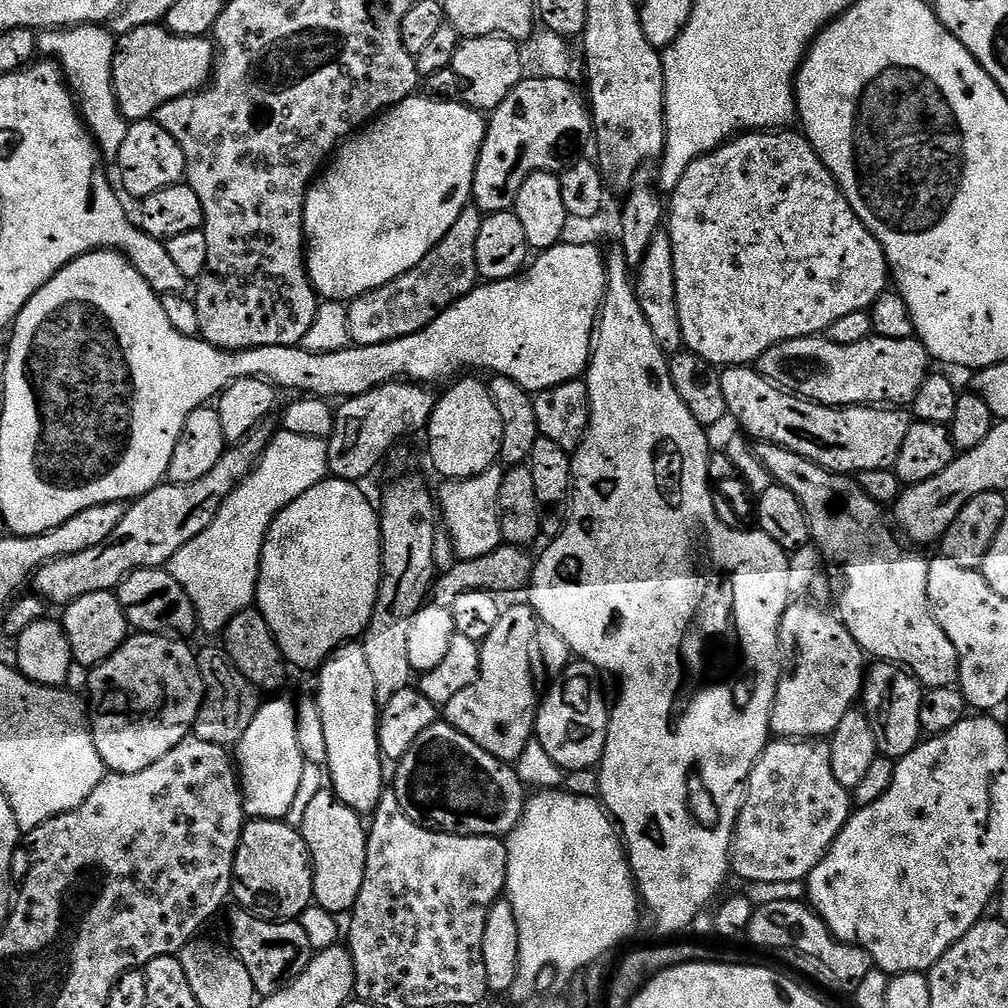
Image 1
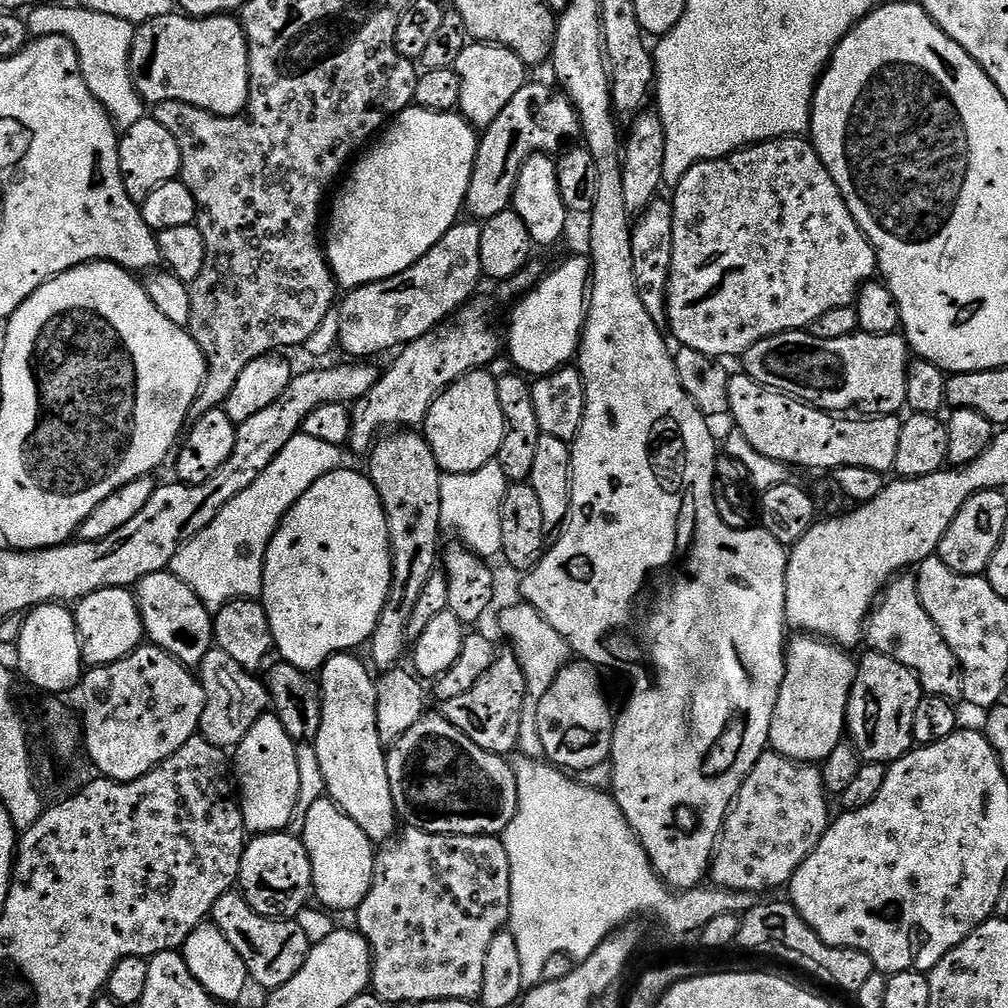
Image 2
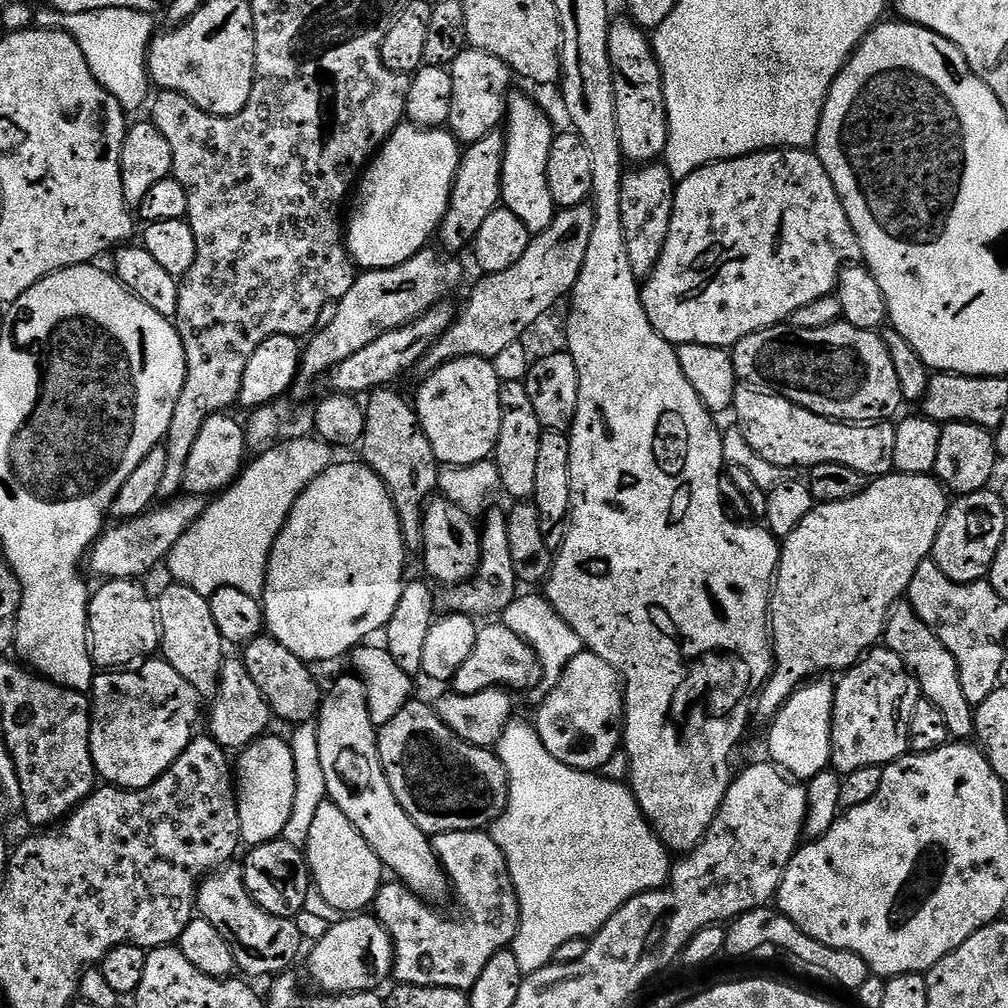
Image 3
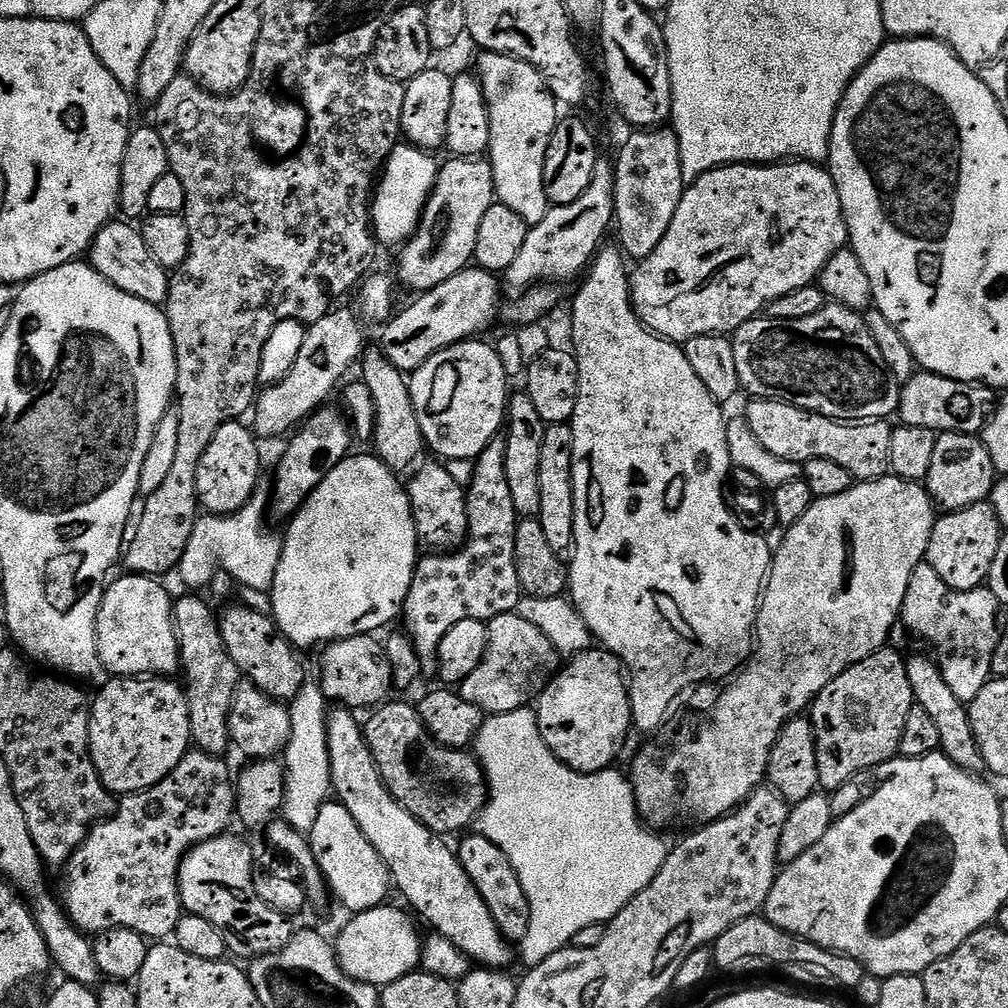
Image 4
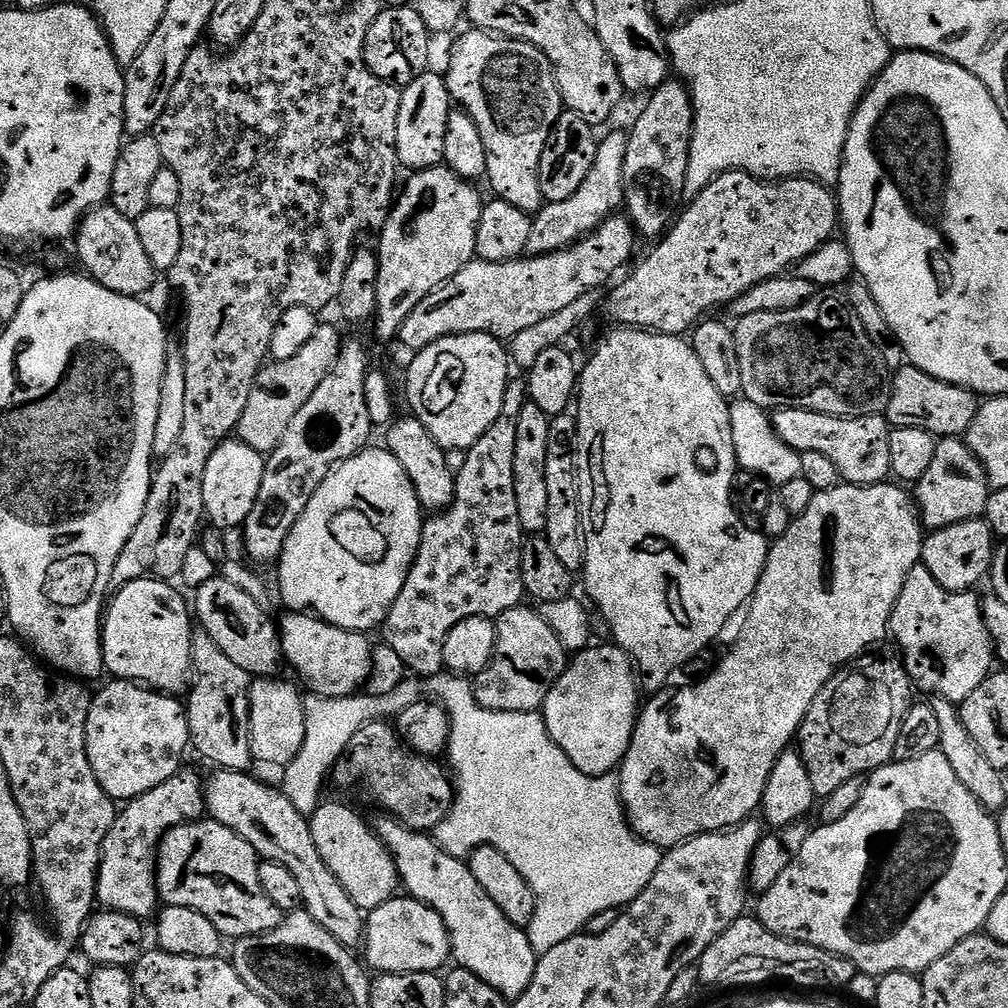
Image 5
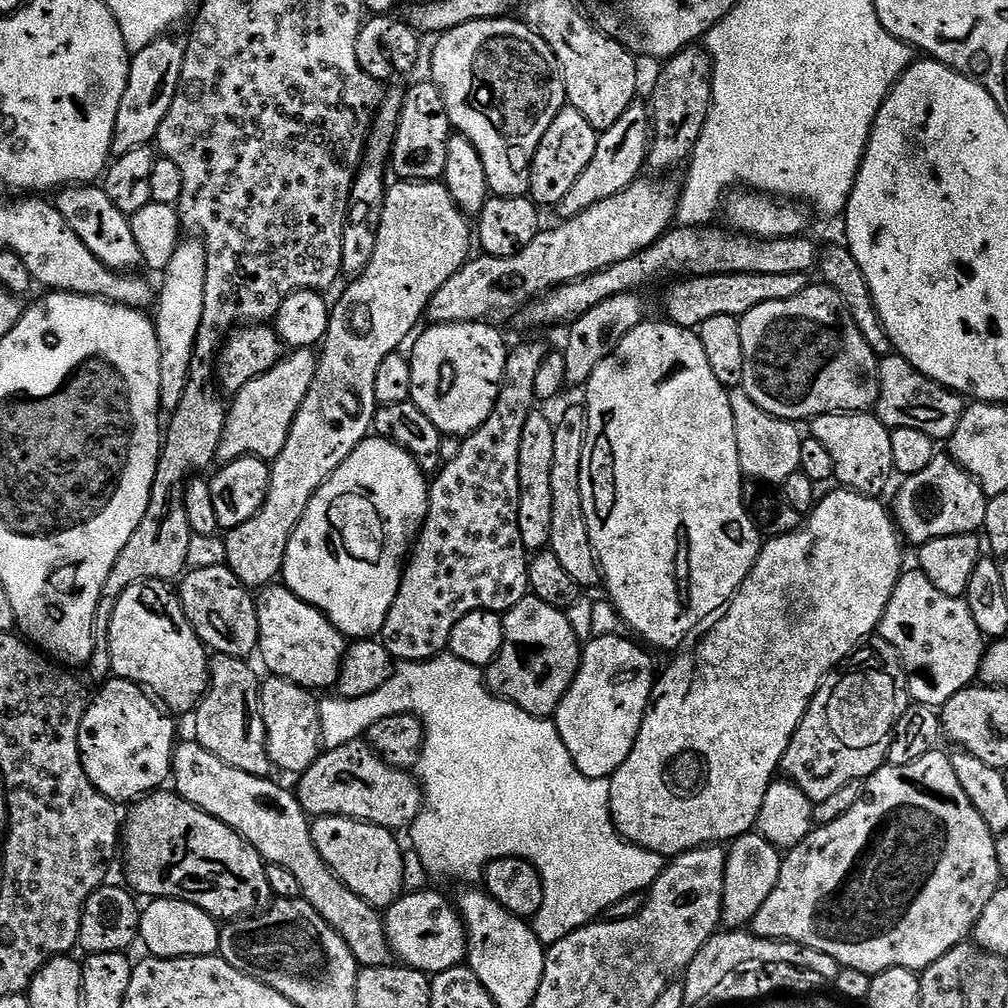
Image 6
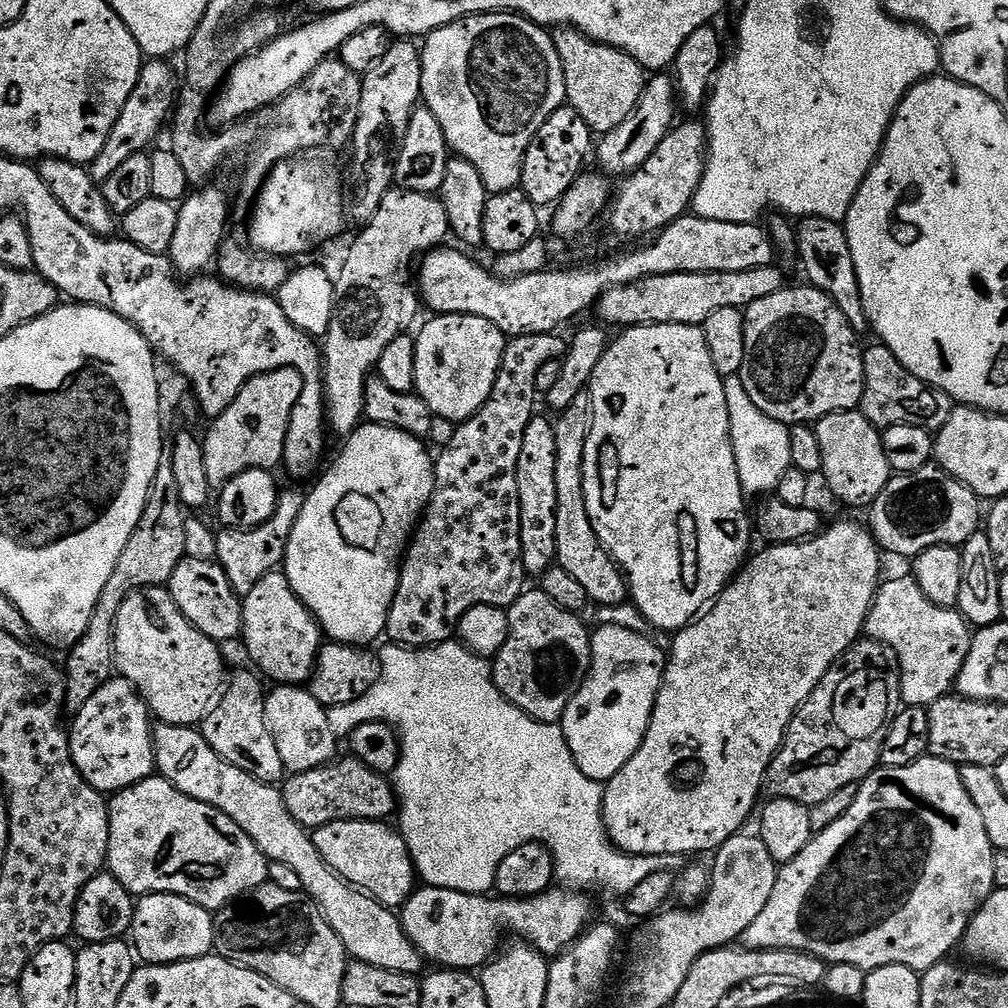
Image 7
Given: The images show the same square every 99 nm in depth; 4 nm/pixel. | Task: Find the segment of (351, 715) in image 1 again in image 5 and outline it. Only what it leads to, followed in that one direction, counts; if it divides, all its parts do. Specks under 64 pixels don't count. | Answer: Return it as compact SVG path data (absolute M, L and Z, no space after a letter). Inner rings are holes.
M380 814L380 817L374 820L374 831L377 838L387 846L388 853L396 863L396 872L400 876L403 891L405 888L408 891L405 893L411 899L429 904L442 918L442 922L446 922L446 930L452 940L451 959L456 960L455 963L459 967L478 974L478 978L482 978L482 982L494 986L494 990L502 993L505 1000L509 1002L526 994L526 986L530 986L530 982L534 978L538 954L530 942L527 931L514 926L514 922L510 922L510 918L506 918L506 914L502 914L502 910L498 910L498 906L494 906L494 898L490 898L490 894L486 894L486 890L482 890L478 878L474 878L467 863L459 856L446 854L431 835L414 832L411 828L407 828L401 820L395 820L387 814Z

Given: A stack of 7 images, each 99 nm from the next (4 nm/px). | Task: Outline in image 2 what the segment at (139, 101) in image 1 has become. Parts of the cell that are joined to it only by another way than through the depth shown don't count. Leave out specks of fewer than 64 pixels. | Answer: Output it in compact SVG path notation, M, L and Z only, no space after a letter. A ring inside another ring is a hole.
M173 14L147 20L136 28L128 70L148 106L182 102L216 116L239 116L248 106L248 39L243 23L232 14L197 20Z

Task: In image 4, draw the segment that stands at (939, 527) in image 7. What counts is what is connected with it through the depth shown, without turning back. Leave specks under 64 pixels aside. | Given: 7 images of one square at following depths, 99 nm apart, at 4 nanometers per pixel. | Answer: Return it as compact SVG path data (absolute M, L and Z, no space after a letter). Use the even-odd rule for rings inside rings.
M941 432L936 437L934 458L930 465L930 474L926 481L932 503L944 512L966 510L966 506L983 504L992 495L992 485L996 483L998 473L983 439L979 435L971 436L961 432Z

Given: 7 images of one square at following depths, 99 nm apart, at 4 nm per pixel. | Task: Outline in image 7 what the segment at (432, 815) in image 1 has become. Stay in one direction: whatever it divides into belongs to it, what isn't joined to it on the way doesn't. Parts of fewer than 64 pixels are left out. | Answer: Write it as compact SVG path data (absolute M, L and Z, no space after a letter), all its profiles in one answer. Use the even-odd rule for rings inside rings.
M348 754L345 757L345 760L340 760L341 758L333 759L332 763L324 764L314 770L291 773L283 781L282 791L286 802L286 810L290 810L294 822L298 822L303 828L315 830L326 826L330 822L342 822L343 820L378 820L384 822L389 819L387 816L391 812L393 815L397 811L398 801L393 781L388 776L370 770L370 766L366 766L355 756Z

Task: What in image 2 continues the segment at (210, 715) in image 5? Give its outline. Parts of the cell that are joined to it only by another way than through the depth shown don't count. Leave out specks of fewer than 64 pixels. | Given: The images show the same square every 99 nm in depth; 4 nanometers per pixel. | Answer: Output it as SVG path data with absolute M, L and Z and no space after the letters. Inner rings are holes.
M170 570L146 574L139 584L135 585L134 595L140 617L144 623L144 635L155 647L169 652L178 663L189 670L199 669L200 663L214 646L213 641L213 613Z

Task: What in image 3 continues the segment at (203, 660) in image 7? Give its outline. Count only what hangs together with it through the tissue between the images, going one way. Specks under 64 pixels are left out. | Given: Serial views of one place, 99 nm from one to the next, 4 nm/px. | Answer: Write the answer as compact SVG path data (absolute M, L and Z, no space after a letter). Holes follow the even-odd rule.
M139 579L109 580L88 601L88 638L92 662L100 670L120 670L151 657L160 646L156 600L148 597ZM153 651L153 652L152 652ZM136 660L136 661L135 661ZM133 663L133 664L132 664Z

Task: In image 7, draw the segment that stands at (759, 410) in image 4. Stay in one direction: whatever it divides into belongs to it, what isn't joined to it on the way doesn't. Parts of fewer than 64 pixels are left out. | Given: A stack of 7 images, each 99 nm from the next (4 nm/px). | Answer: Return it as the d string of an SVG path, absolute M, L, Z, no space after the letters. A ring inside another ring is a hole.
M832 412L816 421L818 446L822 446L822 476L828 479L828 488L844 504L867 509L882 494L894 473L886 458L881 429L874 427L863 412Z

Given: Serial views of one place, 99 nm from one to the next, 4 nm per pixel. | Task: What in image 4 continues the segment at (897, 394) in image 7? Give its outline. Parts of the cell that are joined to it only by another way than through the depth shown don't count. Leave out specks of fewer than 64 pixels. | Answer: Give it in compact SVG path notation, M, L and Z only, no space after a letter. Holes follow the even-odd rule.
M917 371L900 389L898 420L906 426L922 426L934 433L961 432L975 436L983 433L988 417L998 403L998 396L987 384L967 384L933 372Z

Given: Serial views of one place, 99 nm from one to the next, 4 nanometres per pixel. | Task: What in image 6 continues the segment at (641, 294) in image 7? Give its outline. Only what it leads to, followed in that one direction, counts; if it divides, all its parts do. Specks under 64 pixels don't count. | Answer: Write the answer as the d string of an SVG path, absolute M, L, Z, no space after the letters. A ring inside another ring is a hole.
M734 274L733 276L694 276L681 279L681 284L673 286L668 294L668 316L671 323L680 328L699 329L706 318L718 318L718 314L734 317L746 315L754 306L762 302L782 302L802 294L810 287L805 274Z

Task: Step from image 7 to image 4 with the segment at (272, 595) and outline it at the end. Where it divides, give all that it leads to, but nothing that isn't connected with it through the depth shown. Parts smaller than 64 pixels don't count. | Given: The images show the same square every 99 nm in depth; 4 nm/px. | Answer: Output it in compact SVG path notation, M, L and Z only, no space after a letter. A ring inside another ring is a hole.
M372 634L351 636L345 640L331 641L323 649L318 683L329 701L336 700L332 702L349 710L361 710L379 706L389 699L388 692L393 691L392 667L387 647L376 639Z

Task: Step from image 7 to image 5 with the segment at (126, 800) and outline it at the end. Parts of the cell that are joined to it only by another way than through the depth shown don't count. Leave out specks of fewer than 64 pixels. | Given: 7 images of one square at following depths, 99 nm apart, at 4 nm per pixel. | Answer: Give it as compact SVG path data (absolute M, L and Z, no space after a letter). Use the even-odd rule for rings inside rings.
M201 818L172 828L160 841L156 854L156 889L160 891L161 901L168 908L182 906L189 908L214 922L217 933L221 937L229 936L235 942L247 936L266 934L274 930L282 919L282 913L270 898L266 898L266 890L262 890L262 882L258 882L258 870L261 861L256 851L234 830L222 826L217 820Z

